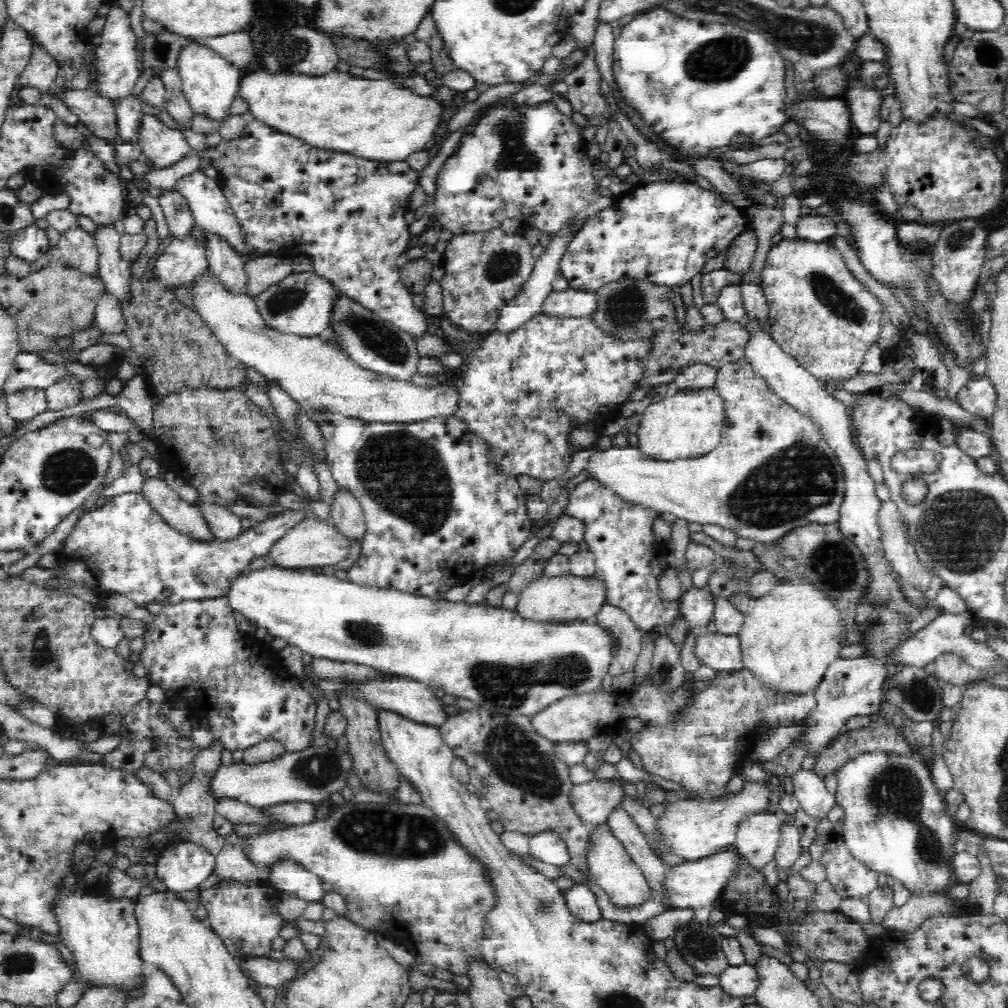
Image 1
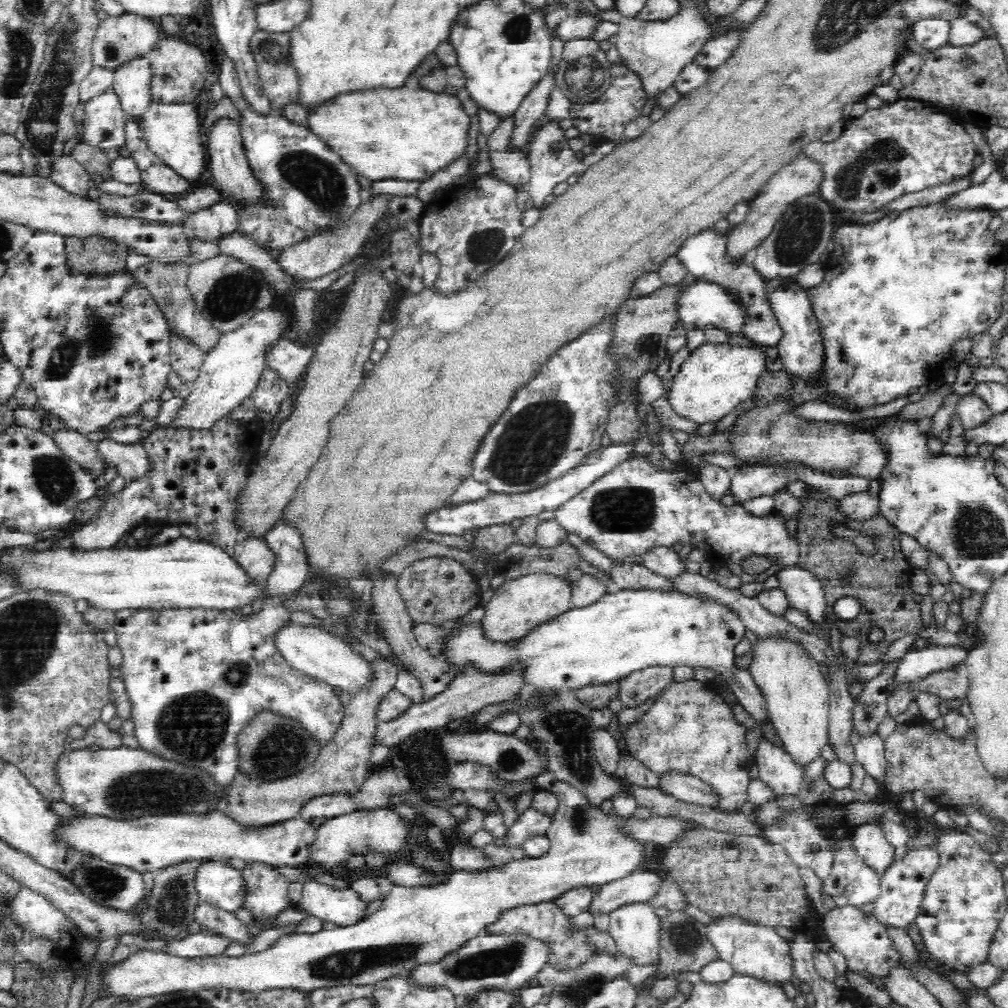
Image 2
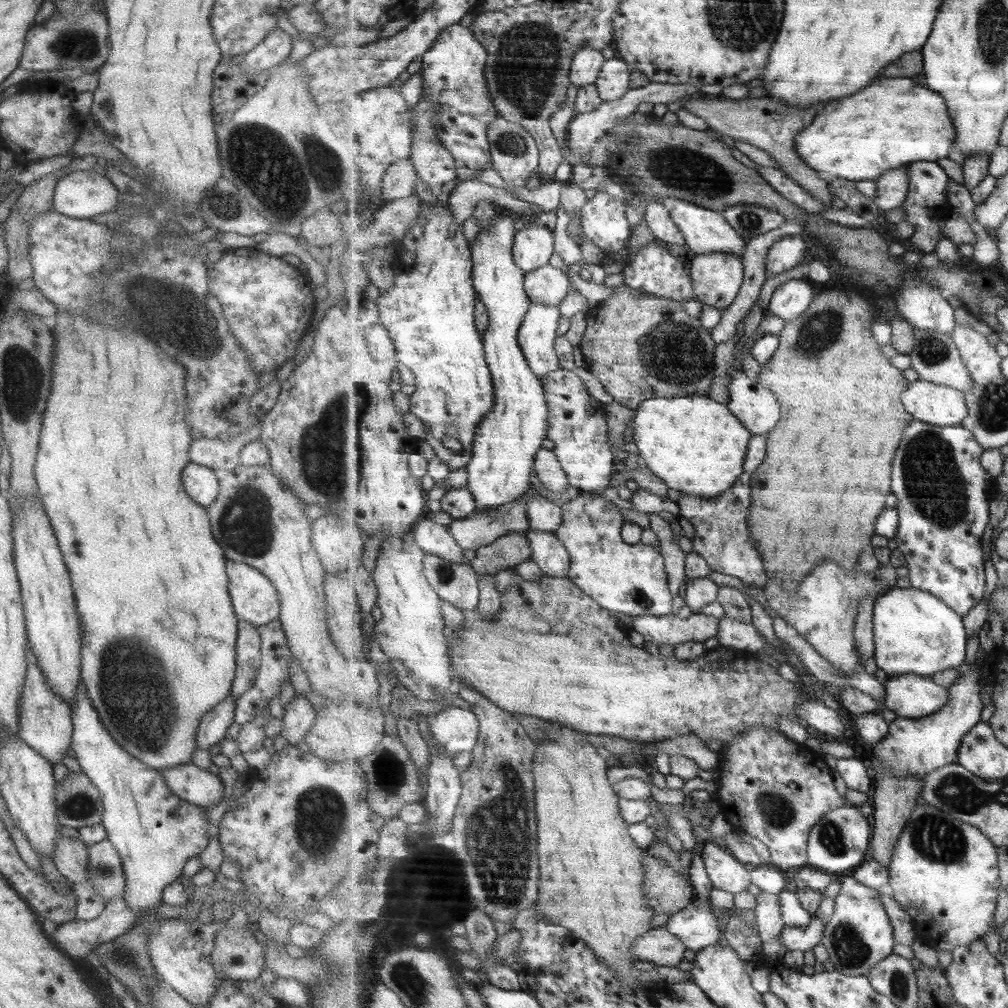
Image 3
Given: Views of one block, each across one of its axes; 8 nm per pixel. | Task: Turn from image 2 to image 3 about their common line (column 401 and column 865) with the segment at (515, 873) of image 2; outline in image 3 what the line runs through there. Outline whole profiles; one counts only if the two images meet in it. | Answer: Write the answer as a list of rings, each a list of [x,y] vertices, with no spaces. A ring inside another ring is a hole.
[[[855,877],[841,880],[839,894],[834,898],[834,913],[826,923],[822,943],[830,952],[830,961],[837,970],[848,975],[865,975],[893,954],[896,944],[894,926],[886,904],[877,889],[865,886]]]

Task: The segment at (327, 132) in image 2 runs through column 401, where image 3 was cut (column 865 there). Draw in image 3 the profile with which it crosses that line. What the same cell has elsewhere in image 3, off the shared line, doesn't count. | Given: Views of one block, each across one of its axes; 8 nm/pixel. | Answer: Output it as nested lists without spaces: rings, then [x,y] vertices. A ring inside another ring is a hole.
[[[881,78],[881,82],[857,92],[849,98],[831,100],[815,122],[795,136],[801,159],[819,174],[845,178],[855,183],[879,181],[889,170],[899,169],[914,162],[935,162],[949,156],[955,145],[957,129],[951,120],[947,100],[918,79]]]

